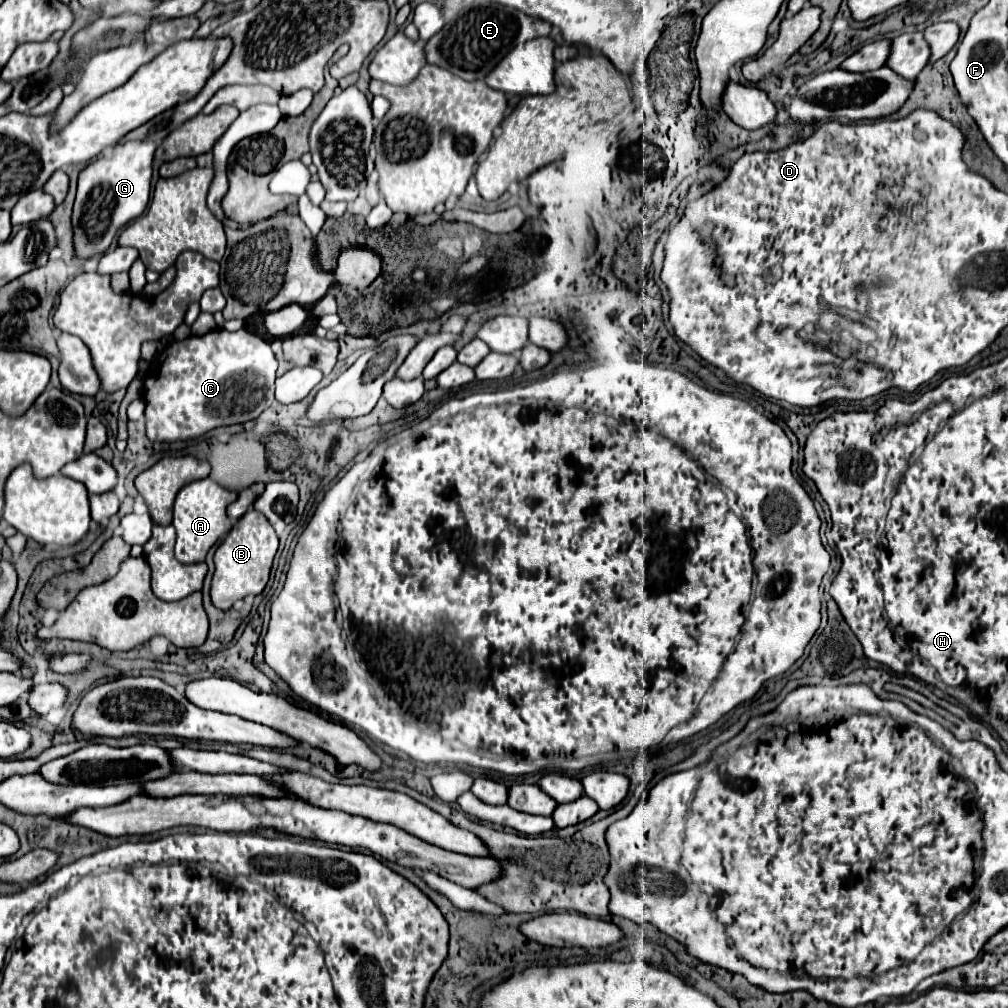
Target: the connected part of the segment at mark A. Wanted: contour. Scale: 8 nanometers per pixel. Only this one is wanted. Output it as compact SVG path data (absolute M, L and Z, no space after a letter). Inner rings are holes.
M211 478L195 480L187 486L183 486L175 498L175 508L173 508L173 526L177 530L177 542L175 542L175 558L183 564L197 564L203 562L209 548L223 538L231 524L225 514L225 508L237 498L237 492L231 492Z

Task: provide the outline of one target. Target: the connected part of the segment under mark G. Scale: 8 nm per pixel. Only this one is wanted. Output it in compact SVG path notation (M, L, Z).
M127 140L125 144L117 144L111 154L91 162L79 174L77 200L73 208L77 258L103 254L113 242L117 230L143 214L149 204L155 150L157 144L153 140Z

